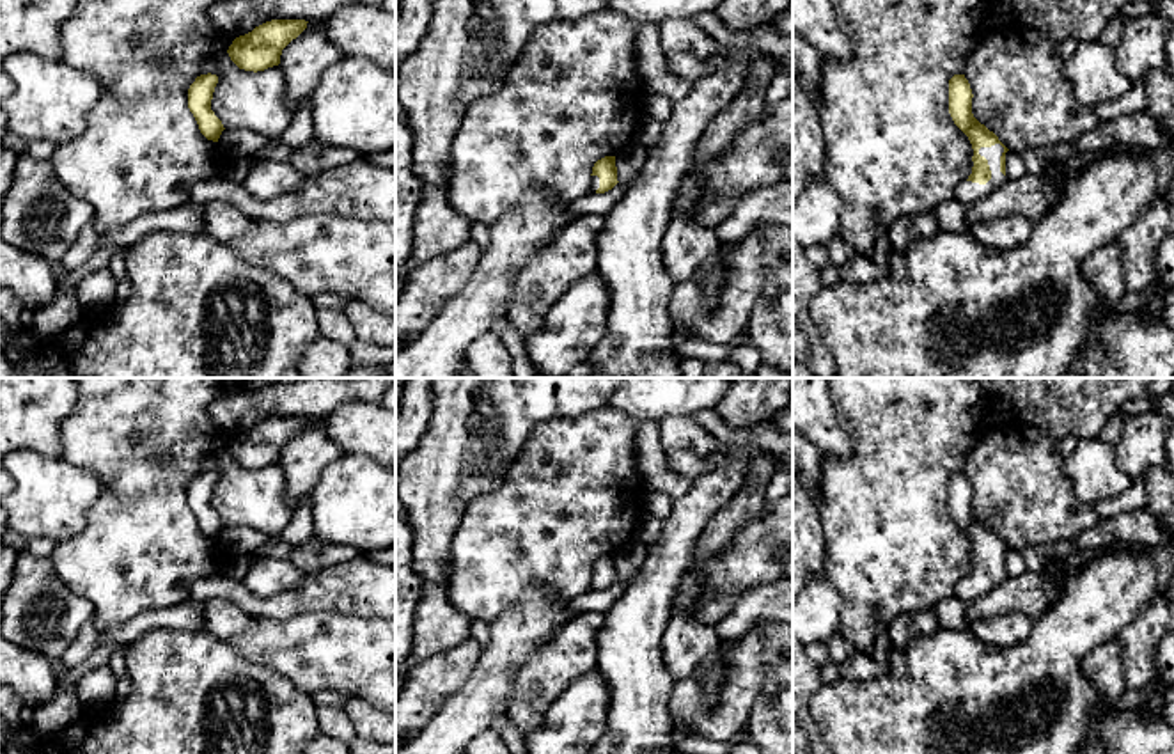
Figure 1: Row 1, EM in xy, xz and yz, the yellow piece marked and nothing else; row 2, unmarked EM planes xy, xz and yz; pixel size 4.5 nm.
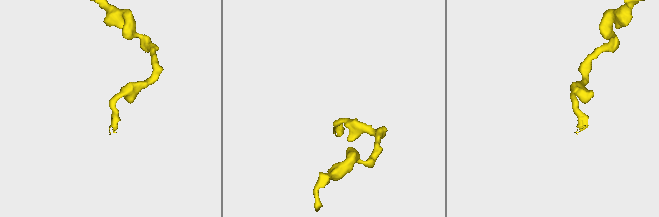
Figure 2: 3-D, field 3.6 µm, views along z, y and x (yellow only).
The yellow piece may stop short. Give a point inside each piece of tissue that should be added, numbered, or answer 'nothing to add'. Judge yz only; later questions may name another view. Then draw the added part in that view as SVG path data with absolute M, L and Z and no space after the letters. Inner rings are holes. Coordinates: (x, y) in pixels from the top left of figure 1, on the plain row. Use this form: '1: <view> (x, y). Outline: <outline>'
1: yz (967, 589). Outline: M995 541L991 545L981 545L979 552L988 557L991 577L986 582L963 578L956 585L956 596L959 596L965 603L975 601L979 596L986 594L991 587L998 585L1007 575L1000 569L1000 554L1004 545Z

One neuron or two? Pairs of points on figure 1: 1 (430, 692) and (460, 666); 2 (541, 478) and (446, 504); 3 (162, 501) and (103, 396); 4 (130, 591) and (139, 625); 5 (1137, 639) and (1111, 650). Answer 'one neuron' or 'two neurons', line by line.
1: one neuron
2: two neurons
3: one neuron
4: two neurons
5: two neurons

